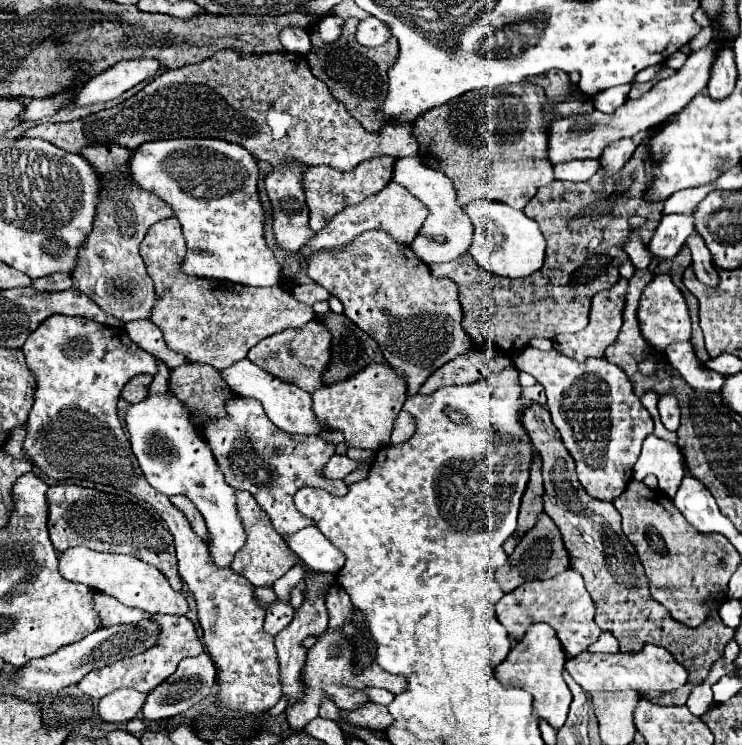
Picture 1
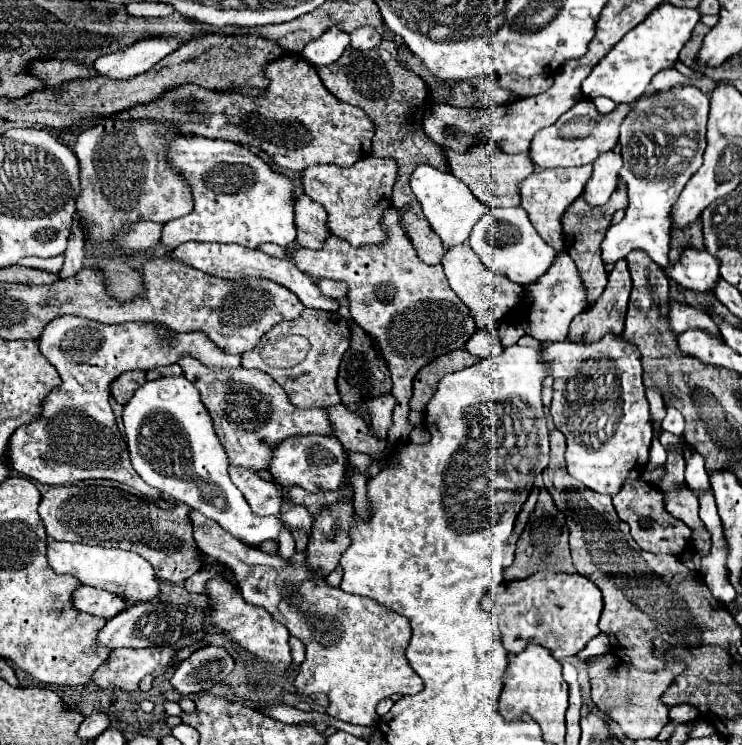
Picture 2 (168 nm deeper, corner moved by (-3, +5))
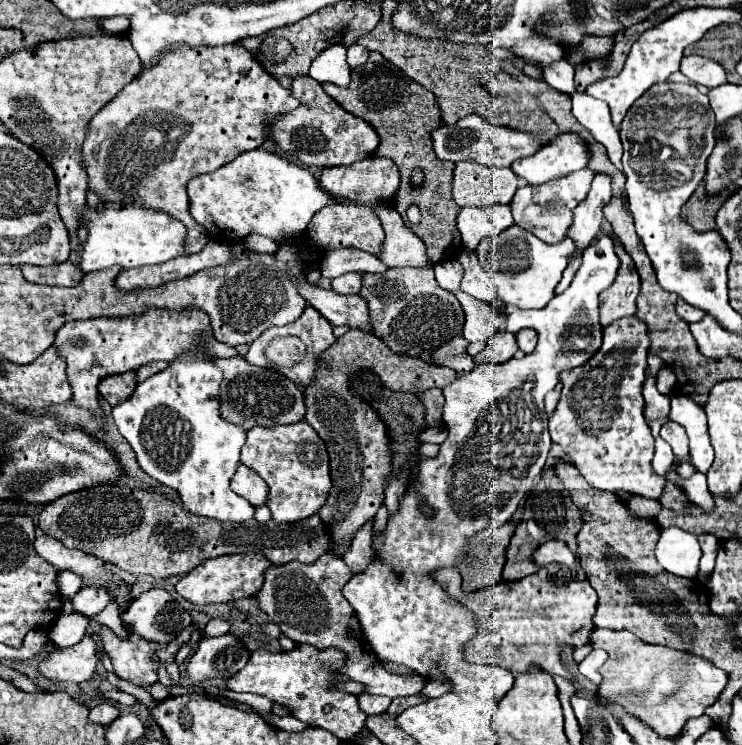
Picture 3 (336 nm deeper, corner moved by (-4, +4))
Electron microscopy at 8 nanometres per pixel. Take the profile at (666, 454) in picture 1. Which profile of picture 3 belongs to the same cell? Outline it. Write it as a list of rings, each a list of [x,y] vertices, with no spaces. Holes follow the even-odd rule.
[[[661,369],[661,371],[657,373],[655,385],[657,385],[657,389],[659,389],[661,393],[671,393],[671,389],[673,389],[673,385],[675,385],[675,375],[673,375],[673,371],[671,371],[671,369]]]

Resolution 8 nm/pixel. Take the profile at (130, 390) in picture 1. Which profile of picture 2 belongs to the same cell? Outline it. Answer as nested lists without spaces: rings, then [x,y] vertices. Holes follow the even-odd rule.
[[[142,370],[124,372],[110,384],[110,394],[118,404],[126,404],[144,382],[146,382],[146,374]]]

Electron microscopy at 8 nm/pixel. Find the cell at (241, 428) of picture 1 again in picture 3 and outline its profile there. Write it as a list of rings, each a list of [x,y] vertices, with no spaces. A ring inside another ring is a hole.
[[[231,357],[231,359],[217,359],[217,367],[223,371],[221,381],[221,417],[225,417],[229,423],[241,425],[241,429],[249,431],[255,425],[261,427],[275,427],[275,425],[291,425],[301,419],[305,419],[305,397],[303,391],[283,377],[277,371],[261,369],[249,365],[243,357]]]

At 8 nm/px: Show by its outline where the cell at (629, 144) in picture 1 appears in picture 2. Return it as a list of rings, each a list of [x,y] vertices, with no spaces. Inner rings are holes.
[[[604,152],[604,156],[600,156],[594,162],[594,172],[590,176],[590,180],[584,186],[584,202],[588,206],[602,206],[608,202],[610,194],[616,190],[620,178],[618,172],[622,168],[622,156],[616,152]]]

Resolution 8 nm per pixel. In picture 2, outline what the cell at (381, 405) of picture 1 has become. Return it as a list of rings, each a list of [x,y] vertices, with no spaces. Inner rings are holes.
[[[392,394],[382,396],[380,400],[372,400],[372,404],[364,404],[364,410],[370,414],[372,418],[372,432],[376,434],[376,438],[386,438],[388,428],[392,424],[392,410],[394,410],[394,398]]]

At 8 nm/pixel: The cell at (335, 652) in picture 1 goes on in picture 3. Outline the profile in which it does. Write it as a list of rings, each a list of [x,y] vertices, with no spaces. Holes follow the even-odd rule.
[[[325,553],[315,563],[299,563],[291,561],[285,565],[271,565],[265,571],[265,581],[261,591],[255,595],[259,609],[263,609],[273,623],[277,623],[289,639],[297,643],[311,645],[315,649],[339,649],[345,655],[345,663],[339,673],[351,681],[363,685],[363,693],[371,695],[385,695],[385,697],[405,697],[405,695],[419,695],[421,689],[427,685],[427,679],[419,675],[399,675],[389,673],[383,663],[373,655],[373,649],[367,645],[357,613],[351,609],[349,601],[343,597],[341,589],[351,579],[349,567],[335,555]]]

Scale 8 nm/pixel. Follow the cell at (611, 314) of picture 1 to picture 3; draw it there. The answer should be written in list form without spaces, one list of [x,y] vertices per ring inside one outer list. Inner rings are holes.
[[[605,225],[605,233],[615,239],[615,249],[617,249],[617,255],[621,259],[621,267],[619,267],[619,273],[617,273],[617,279],[613,281],[613,285],[599,295],[601,327],[607,327],[609,323],[613,323],[621,317],[635,315],[635,299],[639,295],[639,275],[635,271],[633,259],[625,253],[623,245],[613,235],[611,225]]]

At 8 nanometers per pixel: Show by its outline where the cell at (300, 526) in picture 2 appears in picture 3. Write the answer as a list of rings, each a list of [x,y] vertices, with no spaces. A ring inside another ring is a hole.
[[[305,421],[293,425],[277,425],[271,429],[253,427],[241,449],[241,463],[257,471],[269,485],[267,507],[277,523],[295,523],[311,517],[325,503],[331,489],[329,455],[323,439]]]

